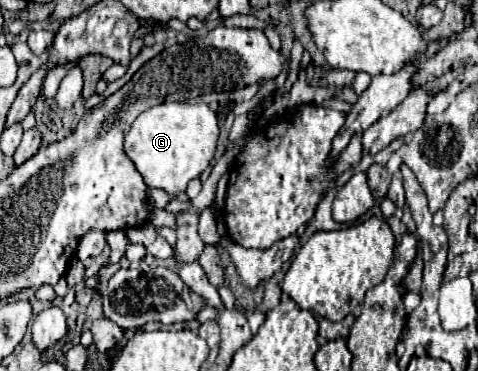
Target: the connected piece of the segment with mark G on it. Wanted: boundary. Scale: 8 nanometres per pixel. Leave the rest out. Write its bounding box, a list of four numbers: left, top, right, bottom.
[125,102,217,194]

